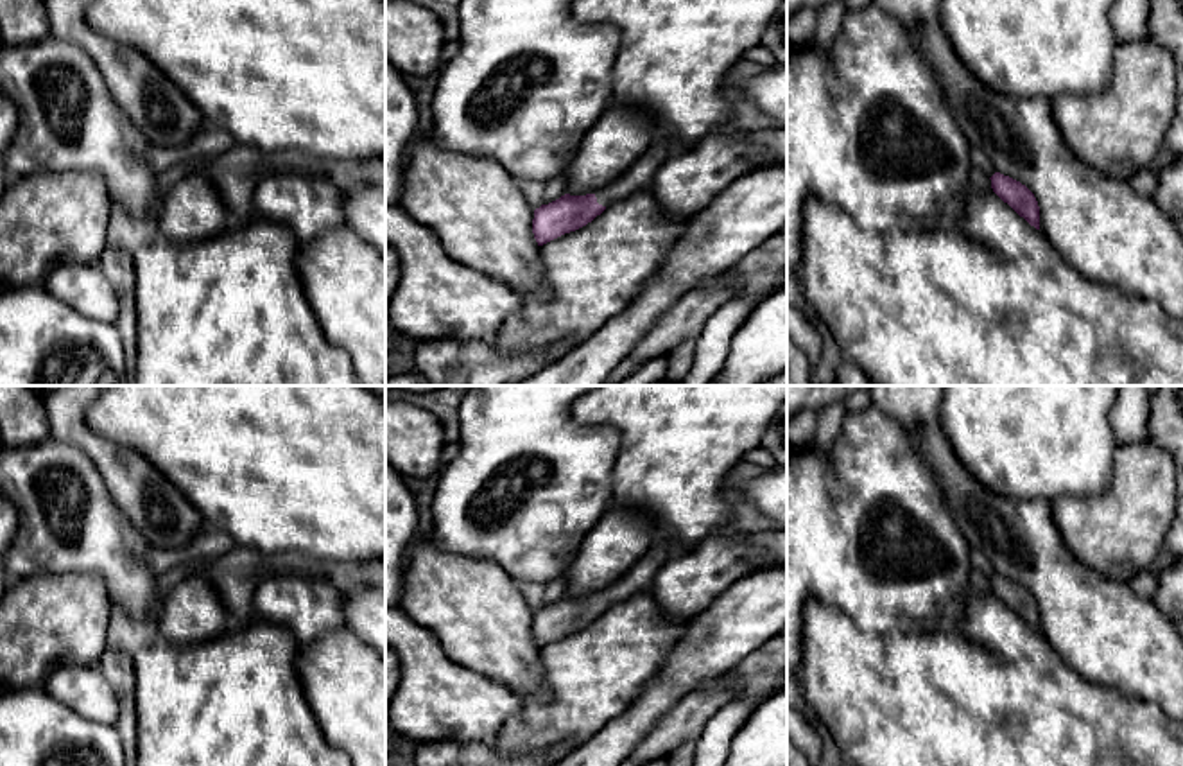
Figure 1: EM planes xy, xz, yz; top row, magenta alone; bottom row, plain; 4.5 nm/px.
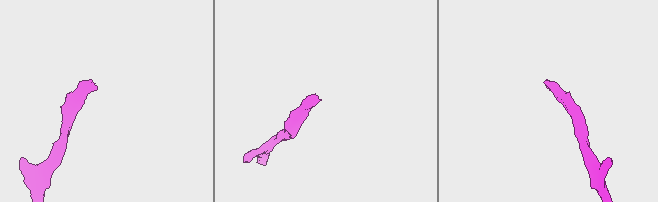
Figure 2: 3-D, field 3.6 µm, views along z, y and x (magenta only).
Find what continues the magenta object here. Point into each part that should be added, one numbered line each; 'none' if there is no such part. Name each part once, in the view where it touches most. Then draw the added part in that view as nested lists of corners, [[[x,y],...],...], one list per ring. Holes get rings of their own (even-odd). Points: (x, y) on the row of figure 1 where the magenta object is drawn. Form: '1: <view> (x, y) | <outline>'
1: xz (640, 174) | [[[656,138],[618,179],[595,192],[597,203],[608,208],[609,205],[626,199],[635,192],[651,190],[658,169],[670,156],[678,156],[690,147],[692,145],[674,138]]]

